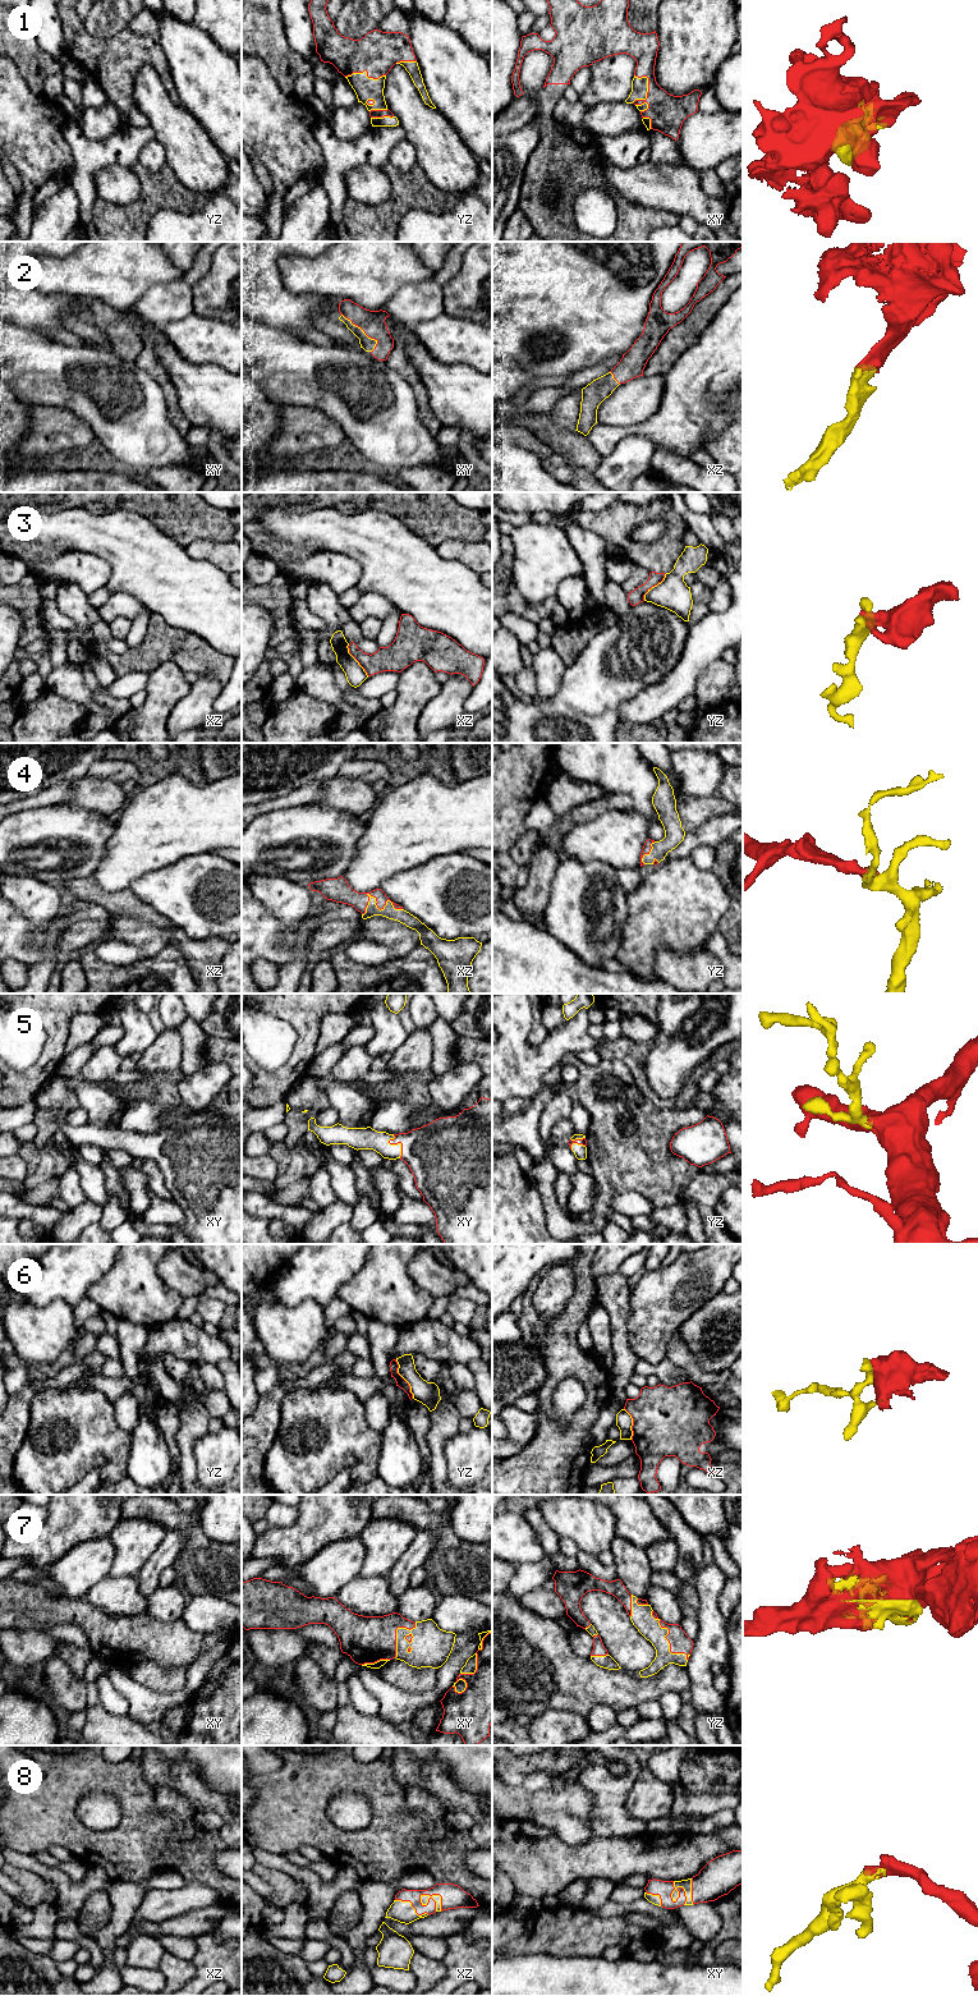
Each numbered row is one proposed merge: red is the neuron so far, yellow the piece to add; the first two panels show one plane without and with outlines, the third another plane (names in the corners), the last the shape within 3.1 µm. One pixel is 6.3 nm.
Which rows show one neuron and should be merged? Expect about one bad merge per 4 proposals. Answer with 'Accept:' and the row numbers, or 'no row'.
Accept: 1, 2, 4, 5, 7, 8

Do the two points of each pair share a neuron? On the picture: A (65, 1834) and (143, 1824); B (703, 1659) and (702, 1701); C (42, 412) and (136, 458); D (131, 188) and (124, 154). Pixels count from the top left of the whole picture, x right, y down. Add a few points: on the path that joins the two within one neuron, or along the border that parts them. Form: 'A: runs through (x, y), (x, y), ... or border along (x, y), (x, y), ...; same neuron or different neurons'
A: runs through (85, 1840), (124, 1840); same neuron
B: runs through (702, 1669), (702, 1691); same neuron
C: border along (76, 414), (90, 426), (96, 439); different neurons
D: border along (129, 166), (109, 165), (97, 171); different neurons

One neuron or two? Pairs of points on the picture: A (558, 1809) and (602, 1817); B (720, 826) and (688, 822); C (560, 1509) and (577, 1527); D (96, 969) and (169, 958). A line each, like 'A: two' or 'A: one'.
A: two
B: two
C: one
D: one

